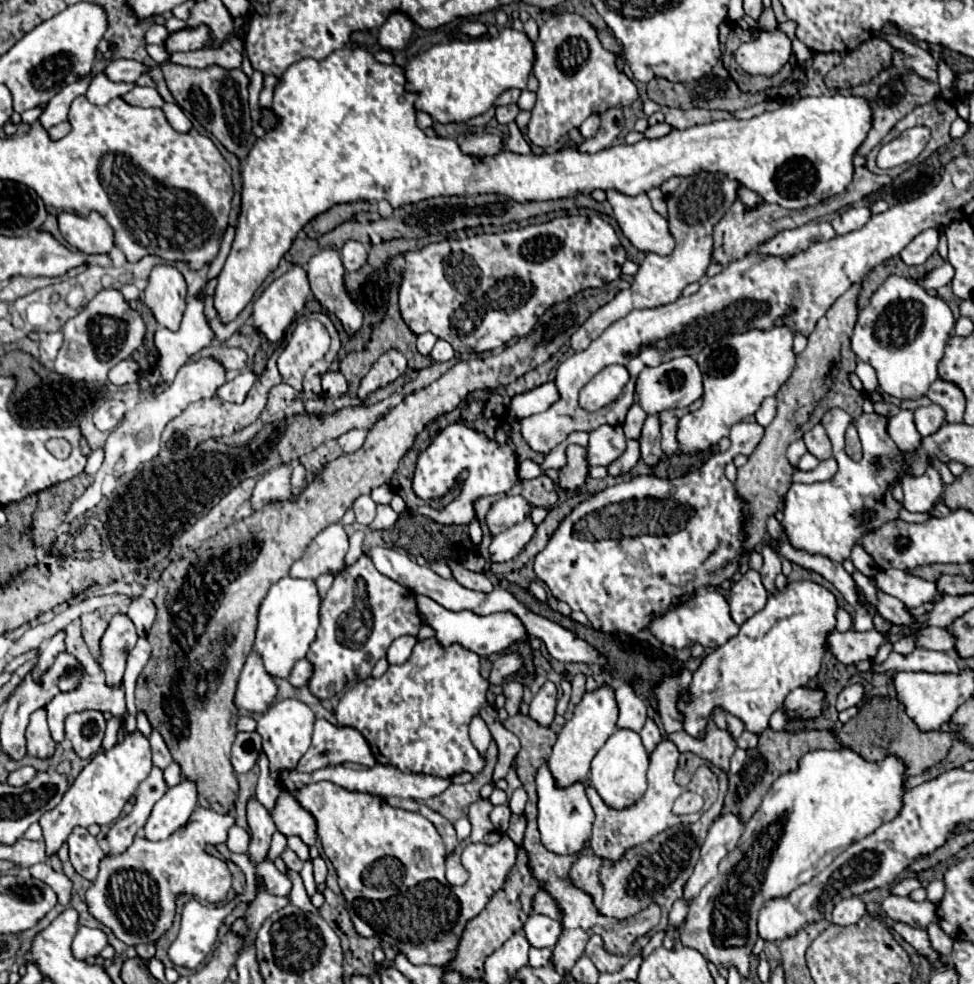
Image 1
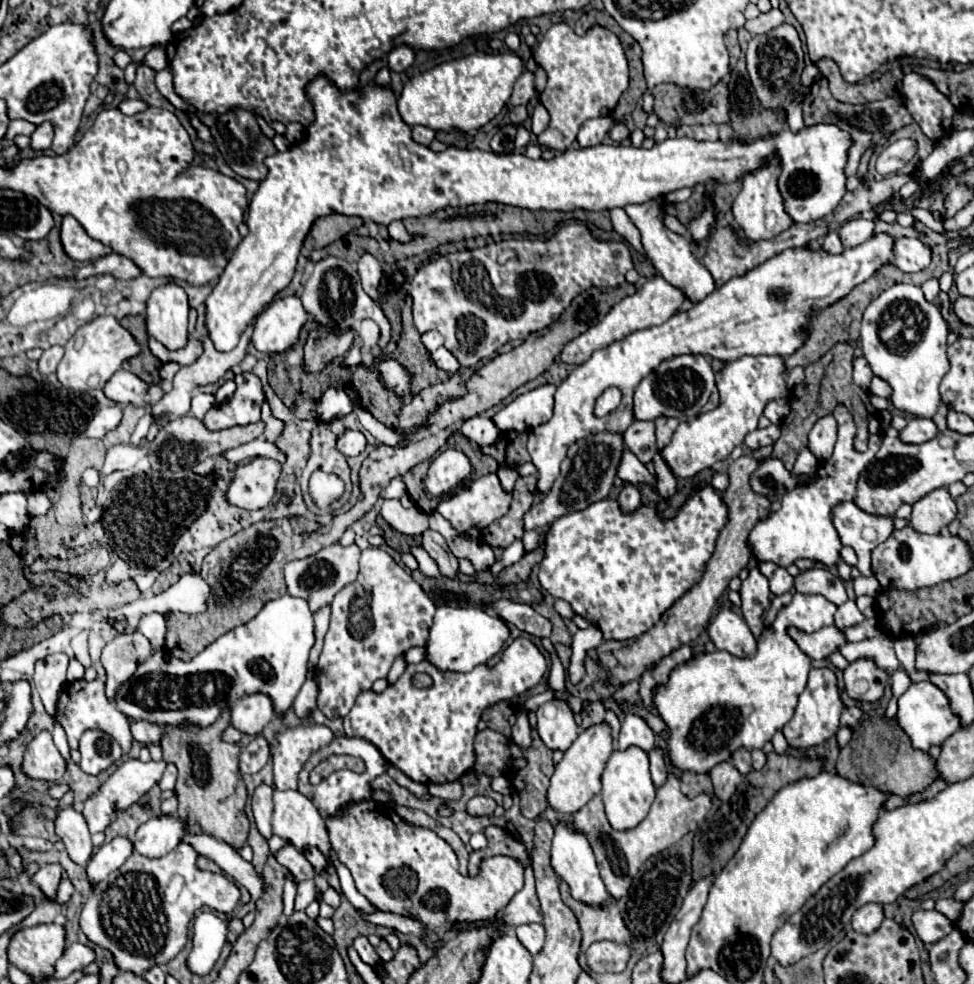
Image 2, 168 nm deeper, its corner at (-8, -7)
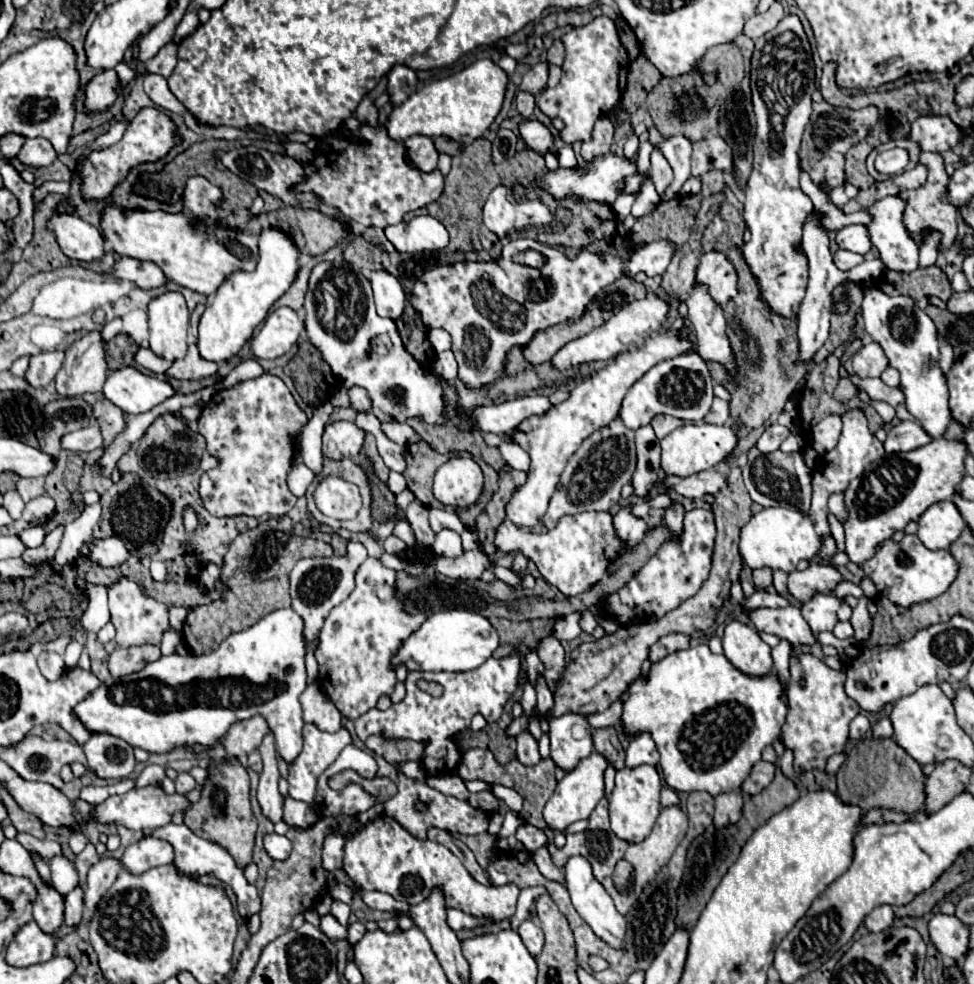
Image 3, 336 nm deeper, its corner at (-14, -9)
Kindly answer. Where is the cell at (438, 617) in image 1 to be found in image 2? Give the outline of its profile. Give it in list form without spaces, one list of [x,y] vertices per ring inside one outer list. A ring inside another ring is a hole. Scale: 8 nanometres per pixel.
[[[442,604],[437,607],[433,628],[427,640],[427,660],[433,662],[441,670],[455,670],[455,672],[469,672],[477,664],[485,664],[493,658],[509,638],[509,626],[489,614],[483,608],[467,606],[452,607]]]

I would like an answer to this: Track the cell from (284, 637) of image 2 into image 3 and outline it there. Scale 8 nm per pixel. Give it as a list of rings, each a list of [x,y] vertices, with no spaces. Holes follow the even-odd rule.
[[[283,608],[267,614],[255,626],[231,634],[221,642],[217,650],[201,656],[161,656],[157,662],[147,664],[143,670],[117,678],[111,686],[101,684],[99,690],[87,694],[79,706],[75,706],[75,718],[91,734],[111,734],[125,740],[131,746],[137,746],[145,752],[167,754],[183,746],[213,746],[221,740],[231,724],[247,720],[255,714],[261,714],[277,740],[279,756],[291,764],[303,750],[303,710],[299,696],[307,686],[305,676],[305,638],[303,638],[303,620],[293,608]]]

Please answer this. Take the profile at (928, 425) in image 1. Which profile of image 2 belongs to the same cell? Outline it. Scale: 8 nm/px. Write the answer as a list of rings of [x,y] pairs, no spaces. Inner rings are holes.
[[[911,418],[907,428],[899,432],[899,438],[909,444],[923,444],[937,436],[937,426],[933,420],[921,420],[921,418]]]

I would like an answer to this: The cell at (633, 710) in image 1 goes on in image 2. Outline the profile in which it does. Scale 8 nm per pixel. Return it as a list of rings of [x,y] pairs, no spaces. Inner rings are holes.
[[[631,712],[625,714],[625,720],[621,724],[621,732],[619,732],[619,738],[617,738],[619,750],[625,750],[629,746],[639,746],[645,752],[649,752],[655,746],[653,730],[647,726],[647,722],[641,716],[631,714]]]

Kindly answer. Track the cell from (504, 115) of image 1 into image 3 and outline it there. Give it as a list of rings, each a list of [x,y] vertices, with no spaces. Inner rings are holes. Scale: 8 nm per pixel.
[[[519,90],[517,96],[515,96],[515,100],[517,100],[517,110],[521,112],[521,116],[529,118],[531,112],[533,112],[533,108],[535,108],[535,96],[531,92]]]

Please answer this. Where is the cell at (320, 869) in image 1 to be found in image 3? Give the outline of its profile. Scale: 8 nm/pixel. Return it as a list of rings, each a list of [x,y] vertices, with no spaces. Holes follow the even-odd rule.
[[[335,900],[335,902],[333,902],[331,916],[335,916],[339,924],[343,924],[343,926],[345,926],[345,924],[349,922],[349,914],[351,914],[351,908],[349,908],[349,904],[345,904],[345,902],[339,902],[339,900]]]

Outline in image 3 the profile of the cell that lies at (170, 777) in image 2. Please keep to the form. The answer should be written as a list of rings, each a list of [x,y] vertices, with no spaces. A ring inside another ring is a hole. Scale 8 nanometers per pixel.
[[[183,772],[183,774],[179,774],[179,776],[177,776],[175,786],[177,786],[177,794],[187,794],[187,792],[191,792],[191,790],[197,786],[197,782],[193,780],[193,776],[191,776],[191,774]]]

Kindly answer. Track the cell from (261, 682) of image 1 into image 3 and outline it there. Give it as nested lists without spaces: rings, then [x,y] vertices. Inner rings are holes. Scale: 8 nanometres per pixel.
[[[253,716],[249,720],[241,720],[231,726],[227,736],[223,738],[223,748],[233,758],[245,758],[253,750],[259,748],[263,736],[269,732],[269,726],[263,716]]]

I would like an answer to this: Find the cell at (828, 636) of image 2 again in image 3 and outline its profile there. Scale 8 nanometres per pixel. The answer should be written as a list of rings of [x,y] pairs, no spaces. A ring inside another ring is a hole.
[[[785,606],[785,608],[755,608],[755,610],[747,610],[743,608],[743,612],[747,612],[753,628],[757,632],[769,632],[769,634],[777,634],[779,638],[791,642],[793,646],[799,644],[813,644],[817,638],[811,632],[811,628],[807,626],[807,622],[801,616],[801,610],[797,606]]]

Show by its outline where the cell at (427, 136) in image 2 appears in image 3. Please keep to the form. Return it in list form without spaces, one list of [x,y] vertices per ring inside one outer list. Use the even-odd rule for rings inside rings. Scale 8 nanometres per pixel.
[[[411,136],[403,142],[407,146],[407,162],[415,166],[415,170],[423,170],[423,174],[429,174],[437,168],[437,150],[433,146],[433,140],[427,136]]]

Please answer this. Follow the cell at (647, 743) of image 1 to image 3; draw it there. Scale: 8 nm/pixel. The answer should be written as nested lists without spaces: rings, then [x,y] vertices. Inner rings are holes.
[[[663,786],[663,790],[661,790],[661,806],[667,808],[667,806],[679,806],[679,804],[681,802],[679,802],[677,792],[671,790],[671,788],[667,788],[667,786]]]

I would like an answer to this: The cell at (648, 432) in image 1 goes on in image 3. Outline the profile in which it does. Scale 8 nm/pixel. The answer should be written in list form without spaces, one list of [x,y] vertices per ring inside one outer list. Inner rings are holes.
[[[673,502],[671,508],[667,508],[665,524],[667,524],[667,530],[671,532],[671,540],[679,540],[681,538],[683,516],[685,516],[685,510],[683,510],[683,506],[679,502]]]

